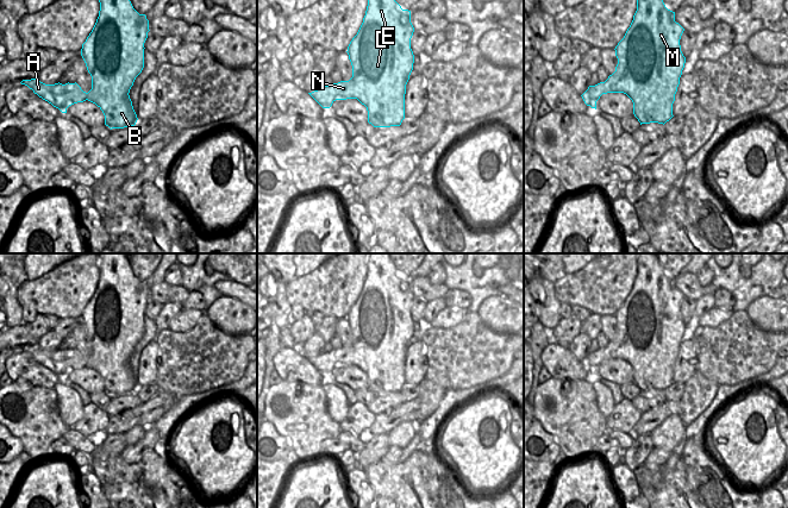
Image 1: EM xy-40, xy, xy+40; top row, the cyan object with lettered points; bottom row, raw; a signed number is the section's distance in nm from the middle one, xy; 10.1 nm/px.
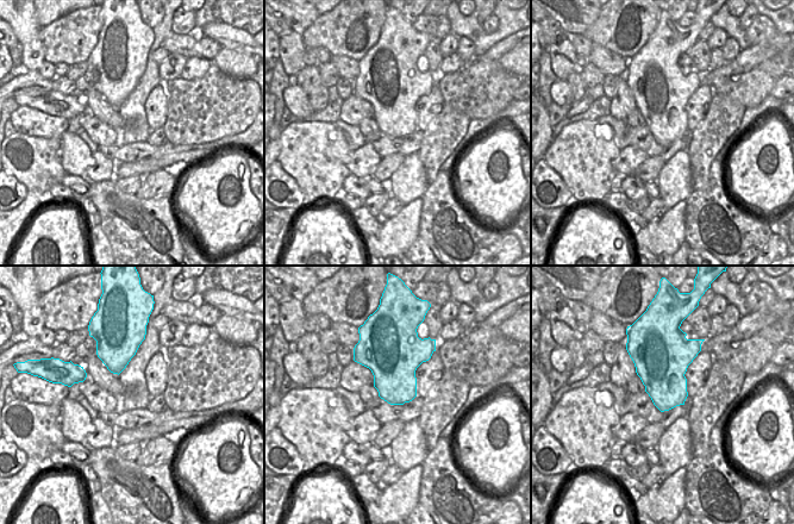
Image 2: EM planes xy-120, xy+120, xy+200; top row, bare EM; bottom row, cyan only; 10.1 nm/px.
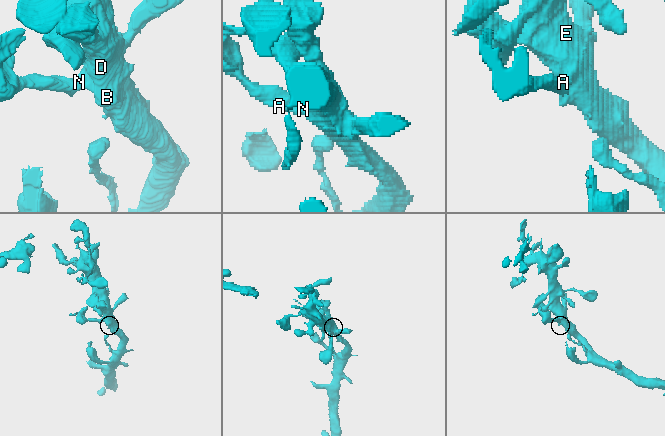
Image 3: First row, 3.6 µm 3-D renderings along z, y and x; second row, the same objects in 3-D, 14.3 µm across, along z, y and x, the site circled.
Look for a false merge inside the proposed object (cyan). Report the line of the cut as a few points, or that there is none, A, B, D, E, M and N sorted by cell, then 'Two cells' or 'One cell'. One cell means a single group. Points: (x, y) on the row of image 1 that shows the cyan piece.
Split along xy-40 (63, 85), (67, 92), (68, 106). Groups: A / B D E M N. Two cells

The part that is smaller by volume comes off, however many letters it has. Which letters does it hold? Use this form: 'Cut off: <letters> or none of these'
Cut off: A

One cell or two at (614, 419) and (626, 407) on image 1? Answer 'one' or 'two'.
one

